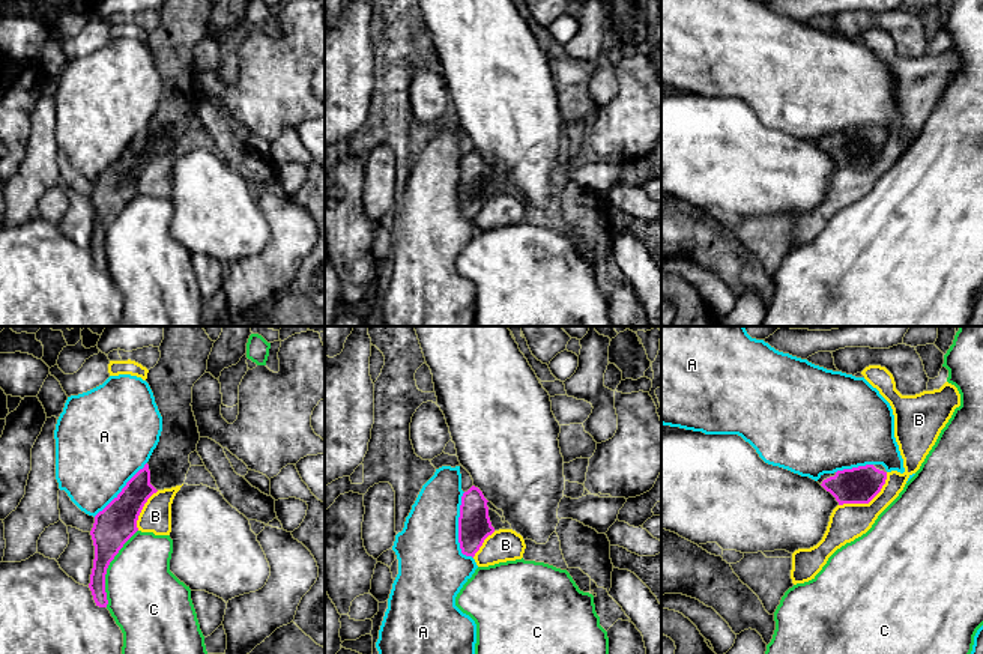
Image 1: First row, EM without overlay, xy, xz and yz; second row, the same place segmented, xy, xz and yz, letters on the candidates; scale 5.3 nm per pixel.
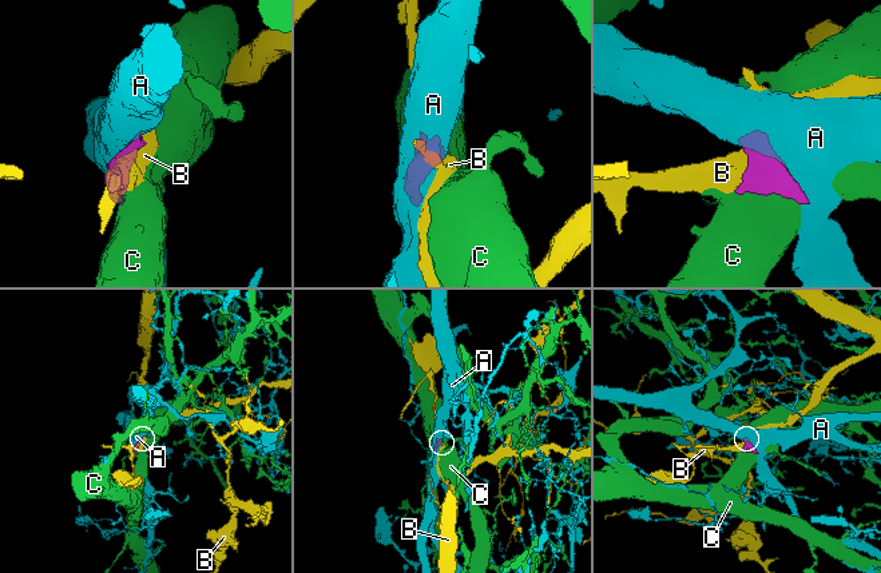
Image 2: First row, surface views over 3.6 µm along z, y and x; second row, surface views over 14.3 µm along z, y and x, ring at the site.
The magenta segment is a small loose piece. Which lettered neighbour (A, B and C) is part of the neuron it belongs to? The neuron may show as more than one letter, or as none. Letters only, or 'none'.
none

